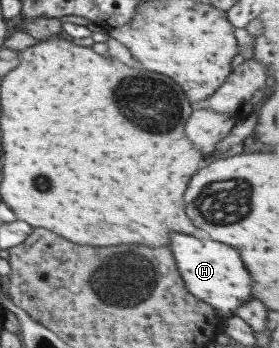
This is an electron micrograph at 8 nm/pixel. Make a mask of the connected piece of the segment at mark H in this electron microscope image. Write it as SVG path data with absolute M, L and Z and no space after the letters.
M172 233L170 249L176 269L180 269L180 277L187 292L211 305L222 313L233 313L239 305L250 299L250 277L248 271L240 263L240 255L222 243L210 239L196 239L182 233Z

